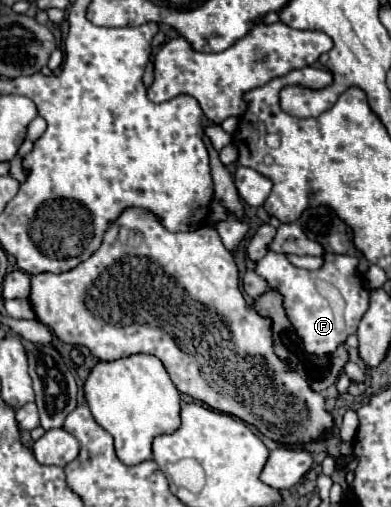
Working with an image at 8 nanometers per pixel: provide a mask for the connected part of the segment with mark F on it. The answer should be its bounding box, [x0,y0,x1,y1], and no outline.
[255,252,369,358]

